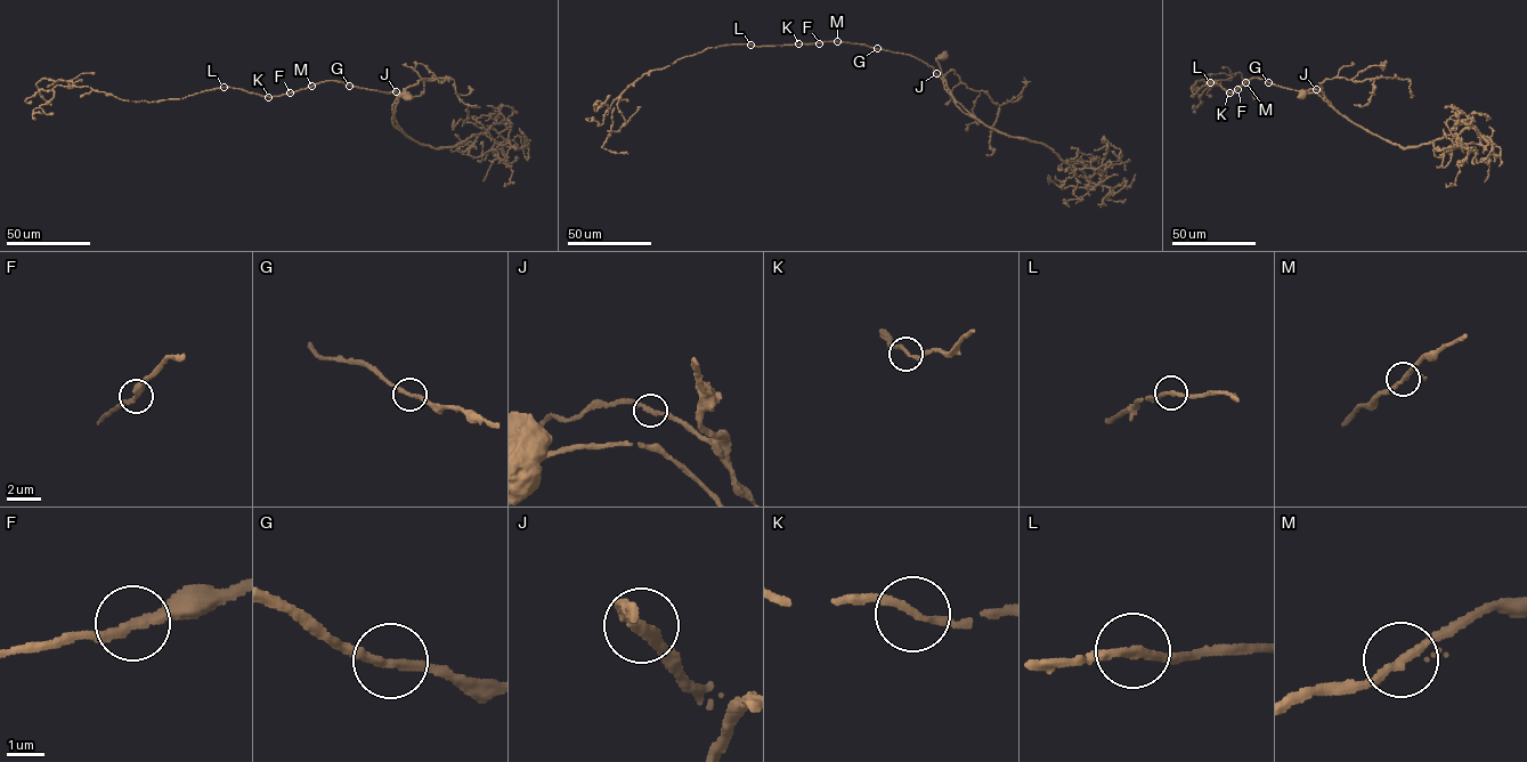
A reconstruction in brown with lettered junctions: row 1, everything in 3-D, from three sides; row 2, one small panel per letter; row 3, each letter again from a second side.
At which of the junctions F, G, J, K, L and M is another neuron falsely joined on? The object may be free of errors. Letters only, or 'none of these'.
none of these

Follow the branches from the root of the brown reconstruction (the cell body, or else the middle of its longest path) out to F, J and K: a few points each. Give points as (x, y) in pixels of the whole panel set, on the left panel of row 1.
F: (407, 97), (399, 94), (392, 113), (398, 95), (395, 90), (386, 94), (326, 80), (290, 92)
J: (407, 97), (399, 94), (392, 113), (398, 95), (396, 91)
K: (407, 97), (399, 94), (392, 113), (398, 95), (395, 90), (386, 94), (335, 80), (268, 97)

